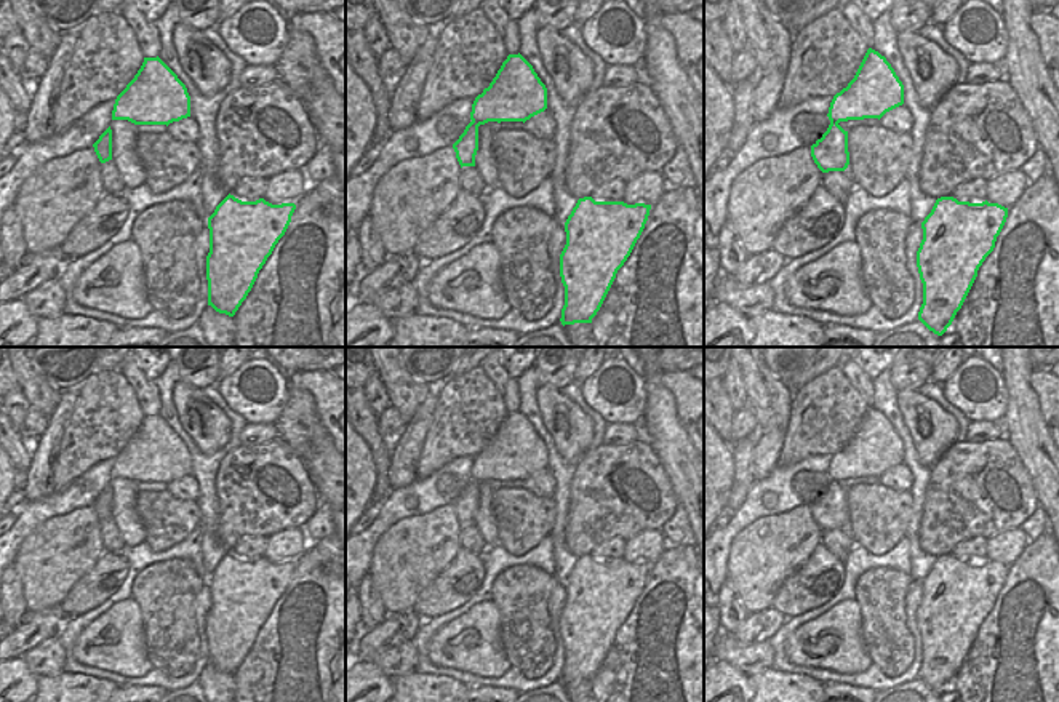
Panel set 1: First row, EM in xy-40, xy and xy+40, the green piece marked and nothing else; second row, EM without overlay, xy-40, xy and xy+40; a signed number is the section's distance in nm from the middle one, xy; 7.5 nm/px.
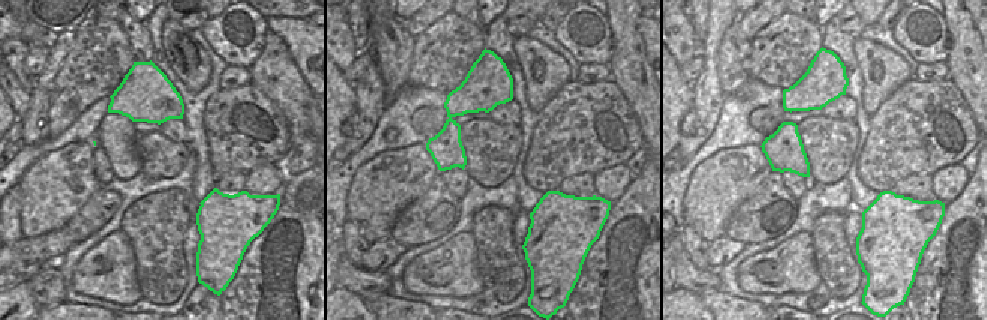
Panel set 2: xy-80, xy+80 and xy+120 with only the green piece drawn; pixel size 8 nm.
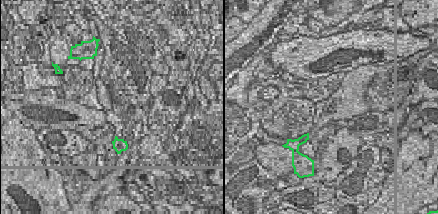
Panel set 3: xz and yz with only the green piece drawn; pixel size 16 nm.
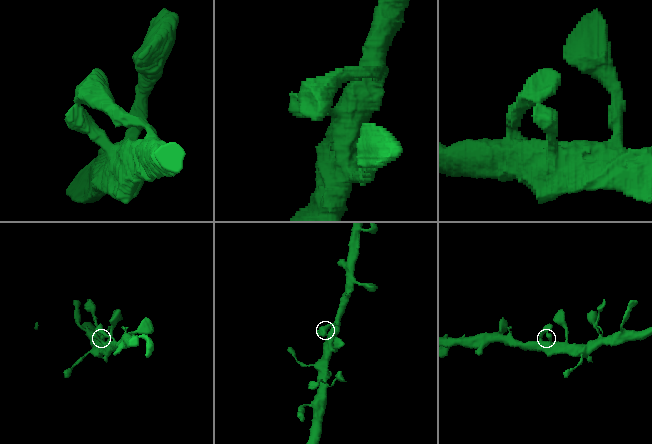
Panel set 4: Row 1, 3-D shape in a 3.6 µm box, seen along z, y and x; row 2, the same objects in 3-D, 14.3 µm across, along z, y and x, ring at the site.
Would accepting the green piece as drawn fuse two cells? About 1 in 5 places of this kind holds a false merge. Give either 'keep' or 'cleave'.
keep

